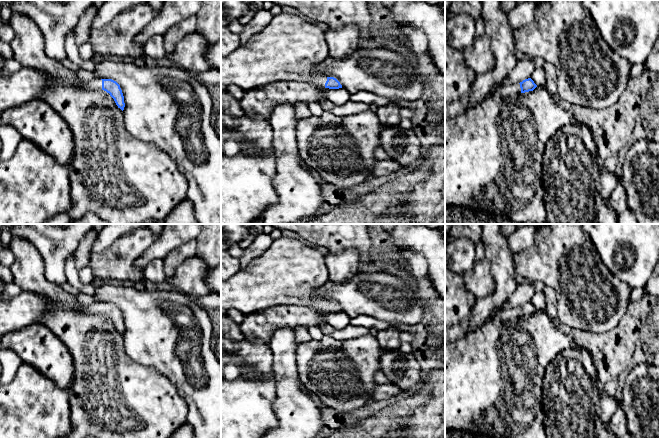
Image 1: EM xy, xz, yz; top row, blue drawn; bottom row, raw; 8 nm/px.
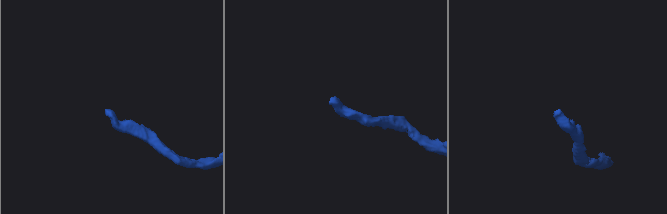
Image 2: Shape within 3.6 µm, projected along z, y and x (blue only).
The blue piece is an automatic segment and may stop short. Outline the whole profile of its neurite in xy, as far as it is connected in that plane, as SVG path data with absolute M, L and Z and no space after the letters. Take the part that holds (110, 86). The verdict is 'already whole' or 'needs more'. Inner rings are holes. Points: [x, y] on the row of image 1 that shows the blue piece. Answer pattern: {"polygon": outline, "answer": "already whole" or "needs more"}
{"polygon": "M94 78L90 81L74 81L73 82L76 87L83 87L85 89L91 90L104 90L110 94L110 96L114 99L118 108L122 111L124 110L125 103L124 103L124 96L120 85L112 80L112 79L101 79L101 78Z", "answer": "needs more"}

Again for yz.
{"polygon": "M531 78L525 79L520 83L511 84L511 85L504 85L496 84L491 89L491 95L494 97L509 97L509 96L516 96L520 95L521 93L533 91L537 85Z", "answer": "needs more"}

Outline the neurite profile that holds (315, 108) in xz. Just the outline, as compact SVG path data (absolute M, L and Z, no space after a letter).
M312 102L308 104L312 116L320 116L324 112L320 103Z

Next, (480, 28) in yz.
M482 17L475 20L476 31L475 38L482 37L485 34L485 26Z

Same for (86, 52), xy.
M89 42L82 44L81 46L78 47L78 49L81 58L84 60L89 60L94 54L93 49Z

